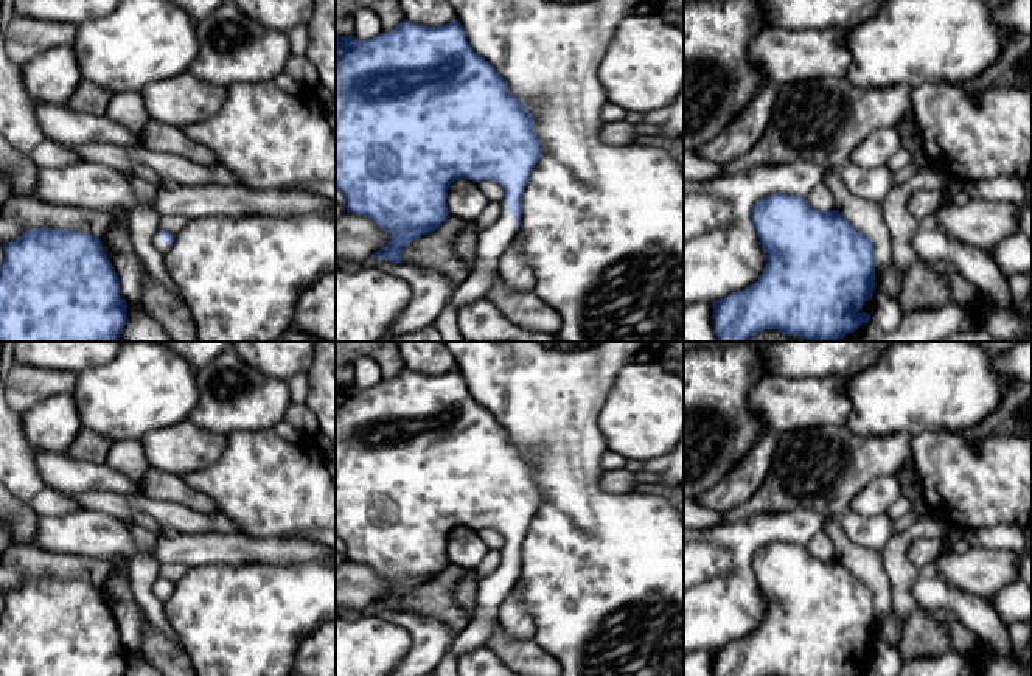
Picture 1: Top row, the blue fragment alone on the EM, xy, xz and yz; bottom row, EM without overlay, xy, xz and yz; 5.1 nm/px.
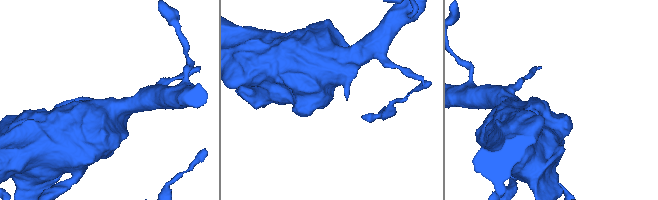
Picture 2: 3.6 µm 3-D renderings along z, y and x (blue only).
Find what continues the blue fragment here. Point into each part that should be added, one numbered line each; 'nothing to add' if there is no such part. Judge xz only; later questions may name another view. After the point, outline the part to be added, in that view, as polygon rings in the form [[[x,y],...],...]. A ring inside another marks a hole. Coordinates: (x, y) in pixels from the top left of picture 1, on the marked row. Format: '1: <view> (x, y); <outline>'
1: xz (495, 240); [[[505,197],[500,204],[502,214],[499,221],[480,232],[476,266],[468,278],[455,287],[451,300],[454,311],[486,300],[488,291],[499,274],[499,260],[518,235],[514,230],[518,218],[508,213]]]

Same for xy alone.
1: xy (157, 241); [[[159,228],[155,232],[155,235],[152,236],[152,244],[159,252],[162,252],[165,255],[168,252],[169,246],[166,246],[165,241],[160,238],[160,232],[162,232],[162,228]]]

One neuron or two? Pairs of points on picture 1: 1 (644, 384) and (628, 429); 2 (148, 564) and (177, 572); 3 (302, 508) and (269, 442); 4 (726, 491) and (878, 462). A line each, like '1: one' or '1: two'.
1: one
2: two
3: one
4: two

